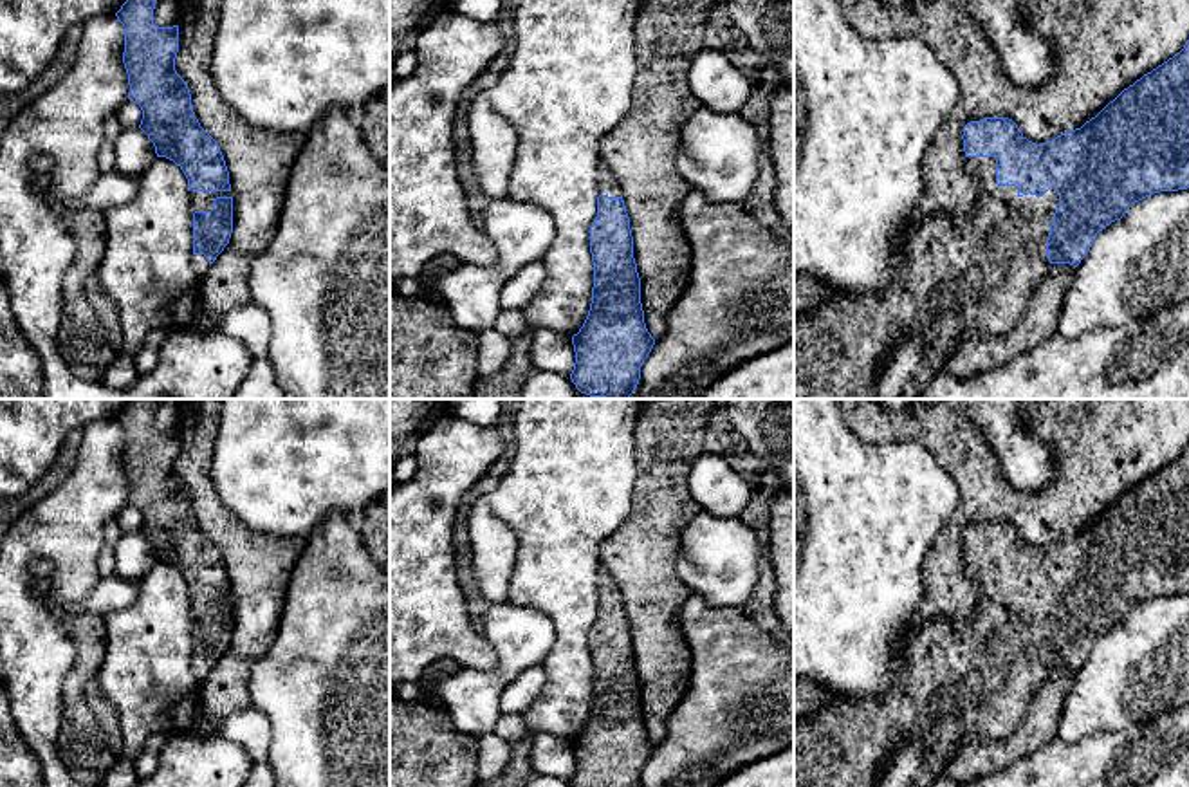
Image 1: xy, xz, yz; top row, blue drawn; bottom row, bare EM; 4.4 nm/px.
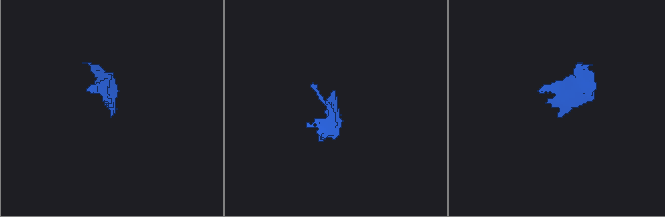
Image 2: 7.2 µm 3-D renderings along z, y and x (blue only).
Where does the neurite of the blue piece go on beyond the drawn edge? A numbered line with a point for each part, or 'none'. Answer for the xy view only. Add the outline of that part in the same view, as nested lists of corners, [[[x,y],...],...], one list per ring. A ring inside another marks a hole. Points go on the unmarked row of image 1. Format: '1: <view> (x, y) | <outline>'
1: xy (201, 605) | [[[191,596],[191,614],[211,616],[217,601],[231,601],[231,596]]]

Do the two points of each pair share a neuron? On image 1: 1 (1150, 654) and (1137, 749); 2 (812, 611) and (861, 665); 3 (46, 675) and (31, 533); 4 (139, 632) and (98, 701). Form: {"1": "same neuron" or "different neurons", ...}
{"1": "different neurons", "2": "same neuron", "3": "same neuron", "4": "different neurons"}

